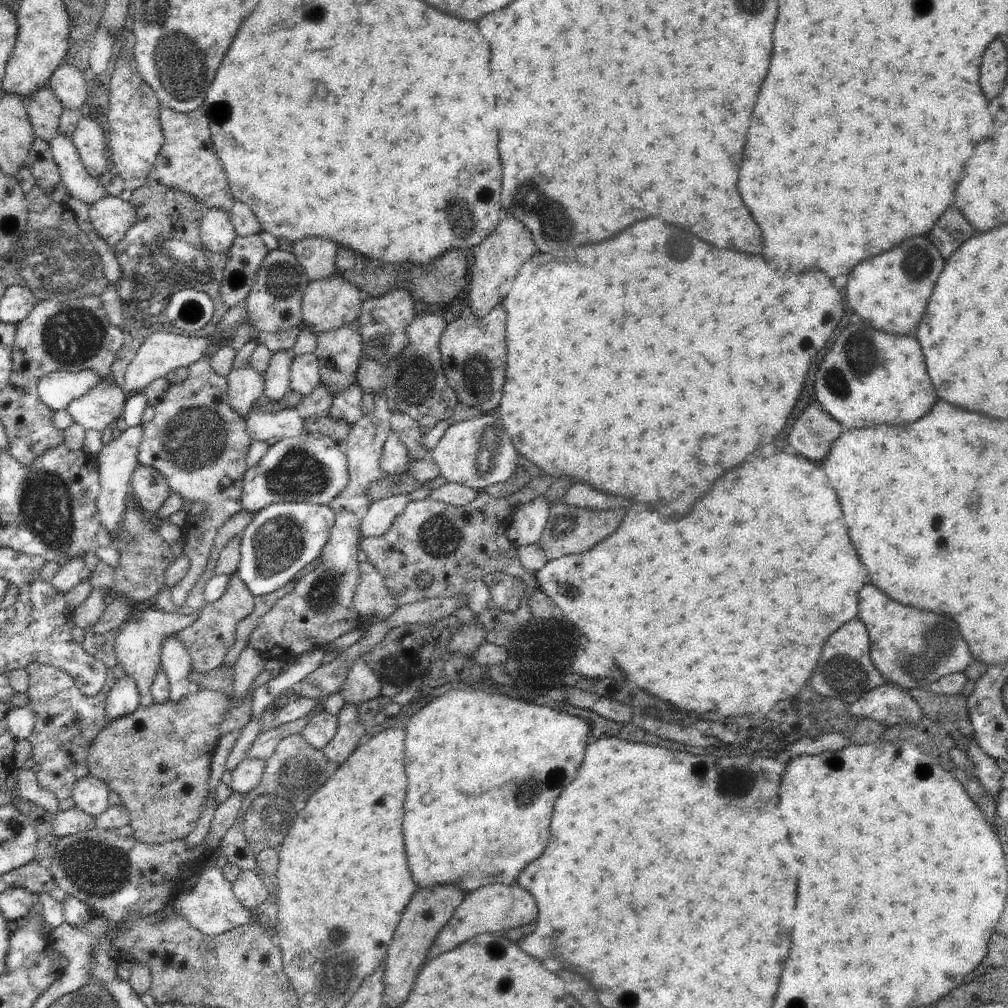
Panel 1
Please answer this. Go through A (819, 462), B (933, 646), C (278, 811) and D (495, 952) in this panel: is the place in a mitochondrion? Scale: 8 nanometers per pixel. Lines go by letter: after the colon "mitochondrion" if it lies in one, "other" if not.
A: other
B: mitochondrion
C: mitochondrion
D: mitochondrion

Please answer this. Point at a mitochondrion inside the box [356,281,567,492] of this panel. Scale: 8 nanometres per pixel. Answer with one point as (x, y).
(480, 379)

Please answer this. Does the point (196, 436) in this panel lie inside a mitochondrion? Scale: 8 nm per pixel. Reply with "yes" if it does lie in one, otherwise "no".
yes

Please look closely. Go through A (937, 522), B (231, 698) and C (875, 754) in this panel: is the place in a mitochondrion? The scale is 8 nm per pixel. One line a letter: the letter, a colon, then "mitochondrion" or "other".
A: other
B: other
C: other

